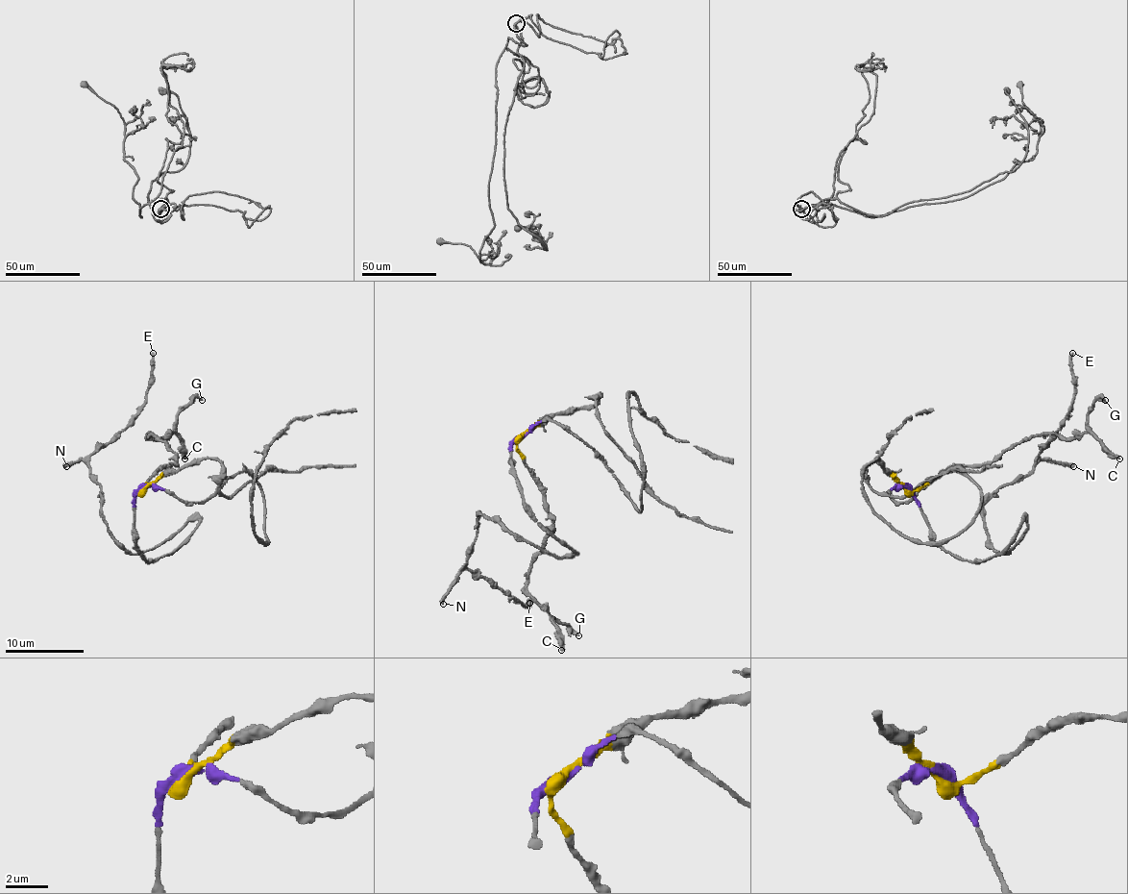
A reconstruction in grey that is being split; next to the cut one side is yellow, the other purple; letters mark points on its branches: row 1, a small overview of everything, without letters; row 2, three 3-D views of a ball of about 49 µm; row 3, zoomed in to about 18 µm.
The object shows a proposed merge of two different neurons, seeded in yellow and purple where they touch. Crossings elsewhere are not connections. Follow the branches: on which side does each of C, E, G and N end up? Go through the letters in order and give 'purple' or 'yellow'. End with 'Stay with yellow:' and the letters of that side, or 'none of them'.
C: yellow
E: purple
G: yellow
N: purple
Stay with yellow: C, G

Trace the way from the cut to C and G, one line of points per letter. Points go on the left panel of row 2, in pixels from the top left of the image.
C: (144, 488), (140, 490), (161, 467), (175, 460), (165, 443), (152, 434), (167, 437), (173, 434), (184, 459)
G: (144, 488), (140, 490), (161, 467), (175, 460), (169, 447), (150, 435), (165, 437), (191, 400), (203, 400)

